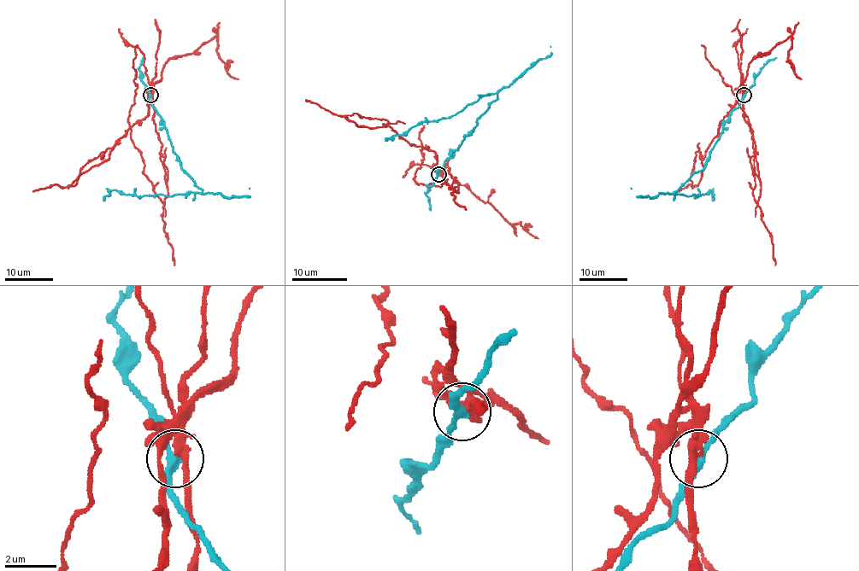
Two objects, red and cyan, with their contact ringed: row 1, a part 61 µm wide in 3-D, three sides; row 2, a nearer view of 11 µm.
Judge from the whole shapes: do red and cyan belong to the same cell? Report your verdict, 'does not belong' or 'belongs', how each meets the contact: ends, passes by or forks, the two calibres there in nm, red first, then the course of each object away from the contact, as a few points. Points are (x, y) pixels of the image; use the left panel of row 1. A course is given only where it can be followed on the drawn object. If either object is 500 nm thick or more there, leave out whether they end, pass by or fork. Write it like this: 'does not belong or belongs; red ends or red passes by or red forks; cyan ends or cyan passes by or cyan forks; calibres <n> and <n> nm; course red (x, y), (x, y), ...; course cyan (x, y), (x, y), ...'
does not belong; red passes by; cyan passes by; calibres 300 and 280 nm; course red (150, 95), (167, 187), (164, 201), (144, 172), (144, 162), (127, 119), (138, 87), (133, 81), (138, 45); course cyan (150, 95), (150, 101), (164, 122), (179, 166), (202, 193), (136, 196), (110, 190), (103, 201)

